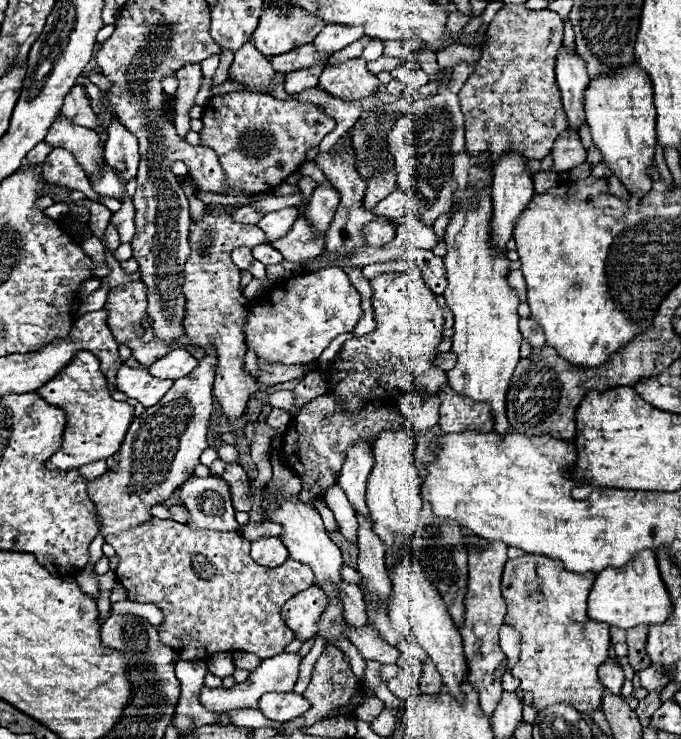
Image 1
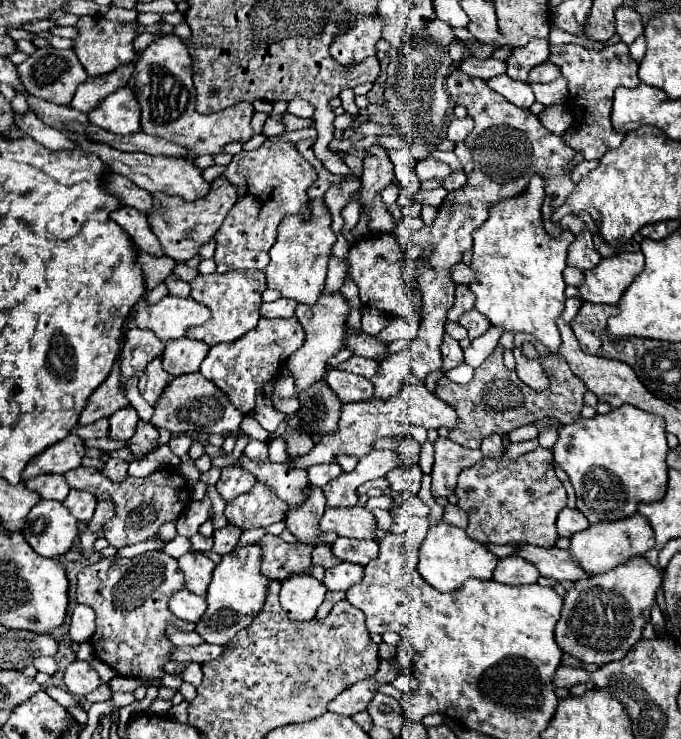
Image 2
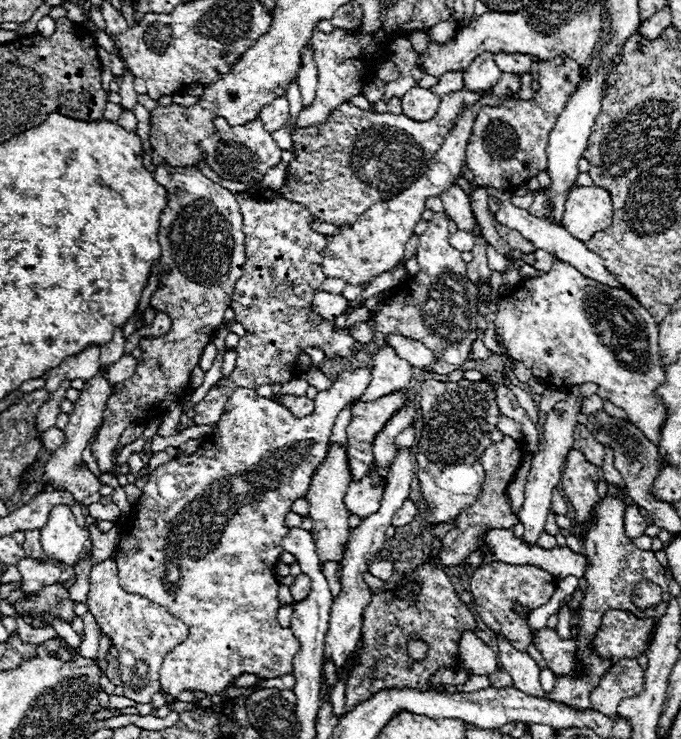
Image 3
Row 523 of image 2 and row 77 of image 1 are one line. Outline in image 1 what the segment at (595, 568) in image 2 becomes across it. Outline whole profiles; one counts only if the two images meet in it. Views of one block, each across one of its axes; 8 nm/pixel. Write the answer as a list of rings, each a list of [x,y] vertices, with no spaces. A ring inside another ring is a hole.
[[[636,62],[630,64],[630,68],[622,68],[622,72],[614,72],[614,76],[598,76],[598,80],[586,88],[584,106],[586,124],[592,132],[594,146],[602,152],[602,162],[634,198],[642,200],[642,196],[652,190],[648,170],[652,168],[656,148],[656,108],[650,78],[644,76]]]

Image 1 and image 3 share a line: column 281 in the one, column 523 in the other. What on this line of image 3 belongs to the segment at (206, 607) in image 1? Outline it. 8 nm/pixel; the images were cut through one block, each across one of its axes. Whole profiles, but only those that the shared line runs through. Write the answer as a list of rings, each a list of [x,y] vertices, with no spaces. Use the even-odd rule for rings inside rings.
[[[484,564],[478,566],[470,578],[470,592],[474,598],[474,608],[478,616],[486,622],[486,626],[498,636],[506,636],[506,640],[520,652],[526,652],[530,646],[530,634],[528,634],[528,620],[518,616],[514,612],[514,604],[524,606],[524,610],[530,614],[534,608],[546,604],[556,590],[556,578],[548,572],[542,572],[540,568],[532,566],[512,566],[512,564]]]

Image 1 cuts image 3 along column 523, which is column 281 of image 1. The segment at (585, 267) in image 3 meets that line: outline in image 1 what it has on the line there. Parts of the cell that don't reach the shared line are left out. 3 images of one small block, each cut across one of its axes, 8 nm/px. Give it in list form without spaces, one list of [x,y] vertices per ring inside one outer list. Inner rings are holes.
[[[288,206],[288,208],[282,208],[278,212],[266,214],[256,226],[264,230],[266,242],[268,242],[268,240],[274,240],[274,238],[282,236],[282,232],[288,232],[298,216],[300,216],[298,208],[296,206]]]

